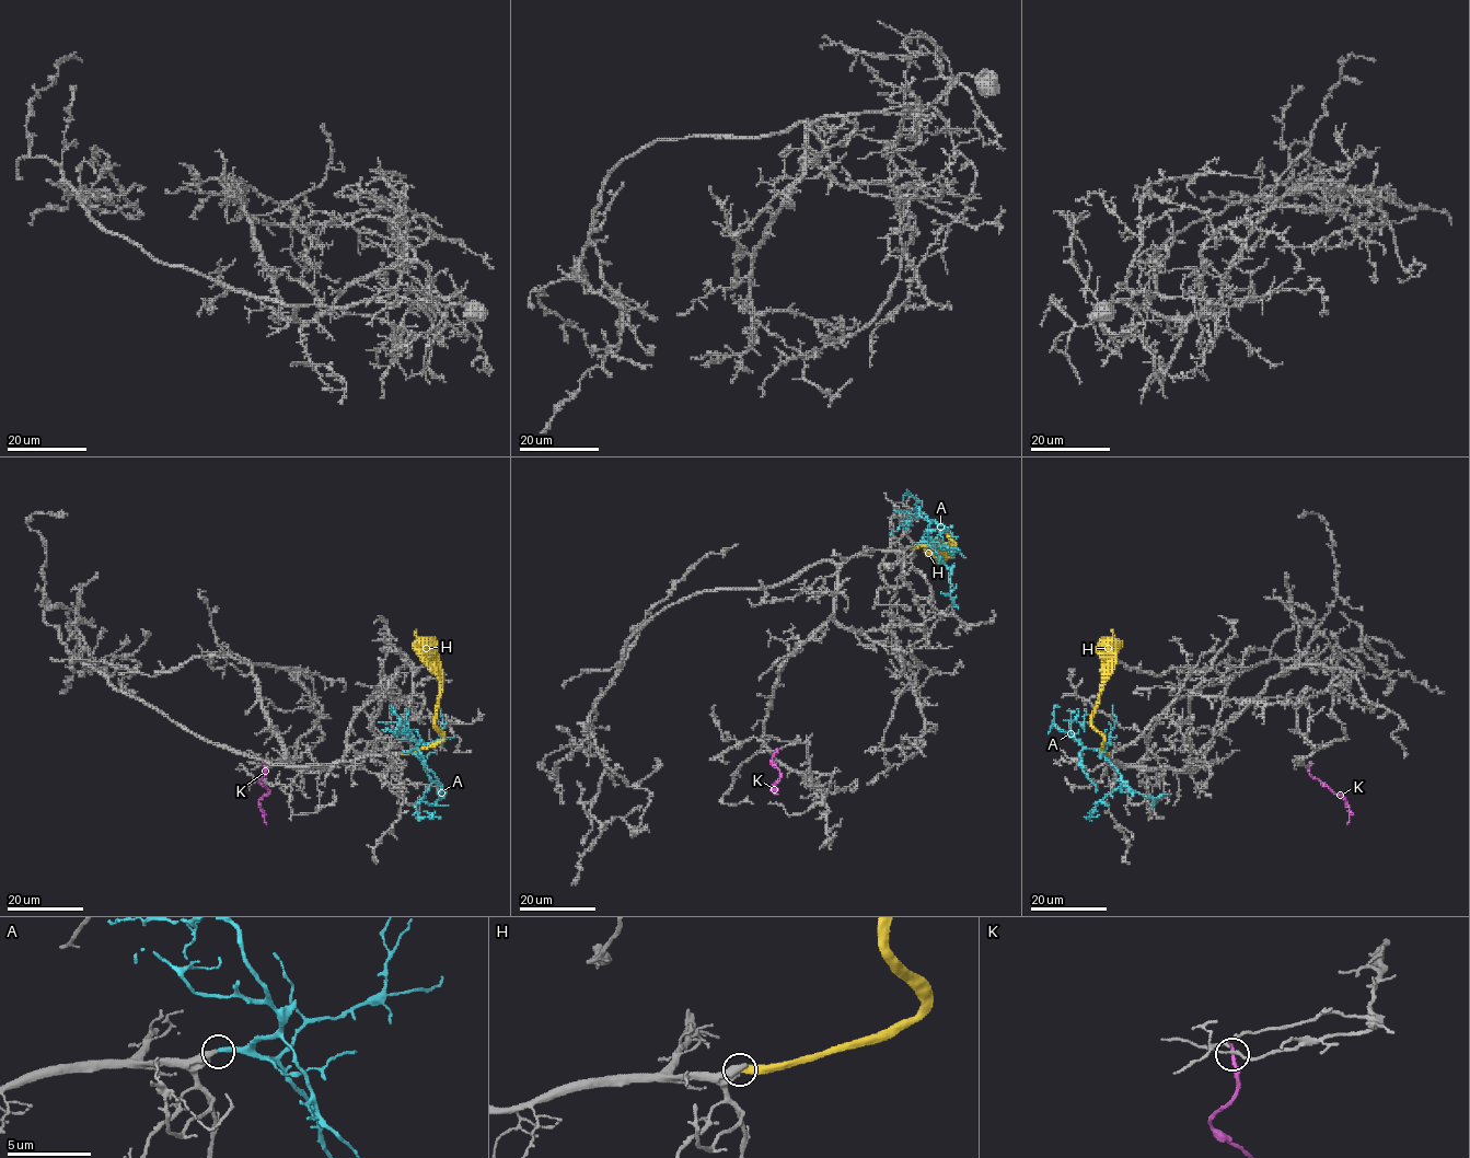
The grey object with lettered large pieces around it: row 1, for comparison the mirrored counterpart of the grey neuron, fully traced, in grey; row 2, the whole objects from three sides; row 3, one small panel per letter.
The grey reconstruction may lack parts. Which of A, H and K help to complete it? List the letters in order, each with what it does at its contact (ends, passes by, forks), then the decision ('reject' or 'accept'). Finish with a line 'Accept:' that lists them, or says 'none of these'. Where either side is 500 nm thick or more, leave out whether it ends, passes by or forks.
A: it ends; accept
H: reject
K: it passes by; reject
Accept: A

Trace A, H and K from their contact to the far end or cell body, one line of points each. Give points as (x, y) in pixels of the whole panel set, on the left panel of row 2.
A: (403, 752), (414, 753), (429, 776), (430, 784), (416, 805), (416, 811), (421, 818), (441, 817)
H: (401, 753), (431, 747), (442, 740), (442, 732), (436, 726), (440, 692), (438, 676), (419, 649), (416, 629)
K: (264, 766), (265, 775), (259, 782), (269, 794), (259, 805), (266, 824)

